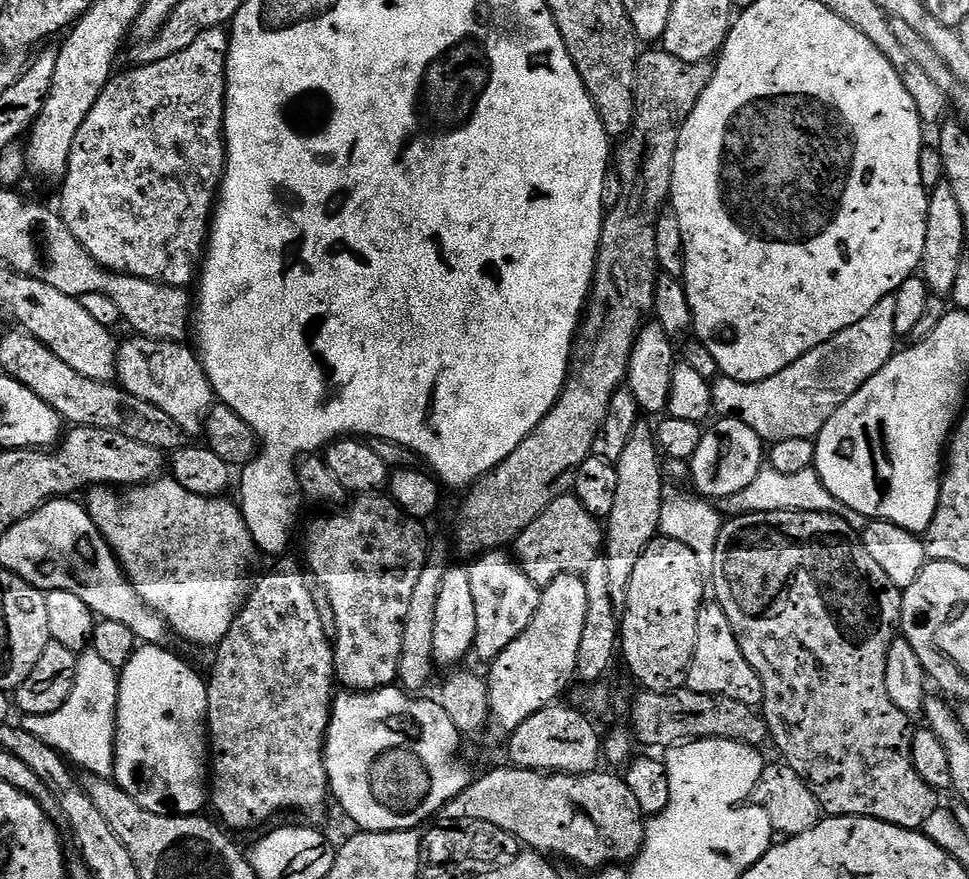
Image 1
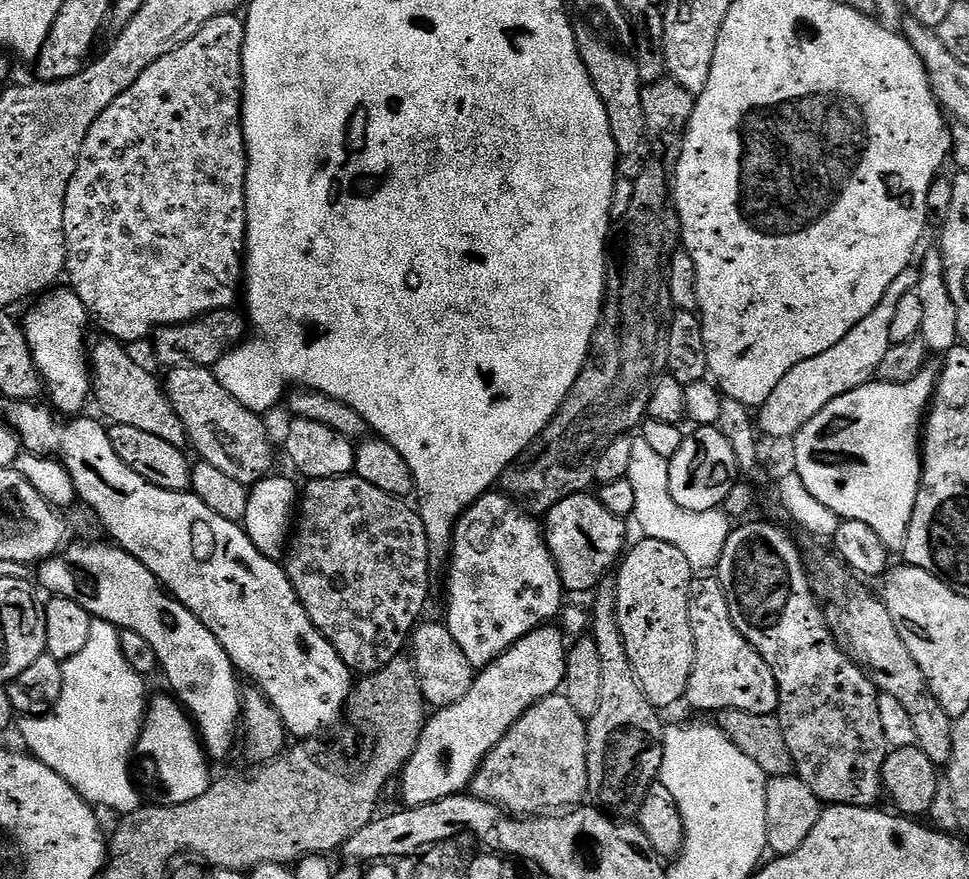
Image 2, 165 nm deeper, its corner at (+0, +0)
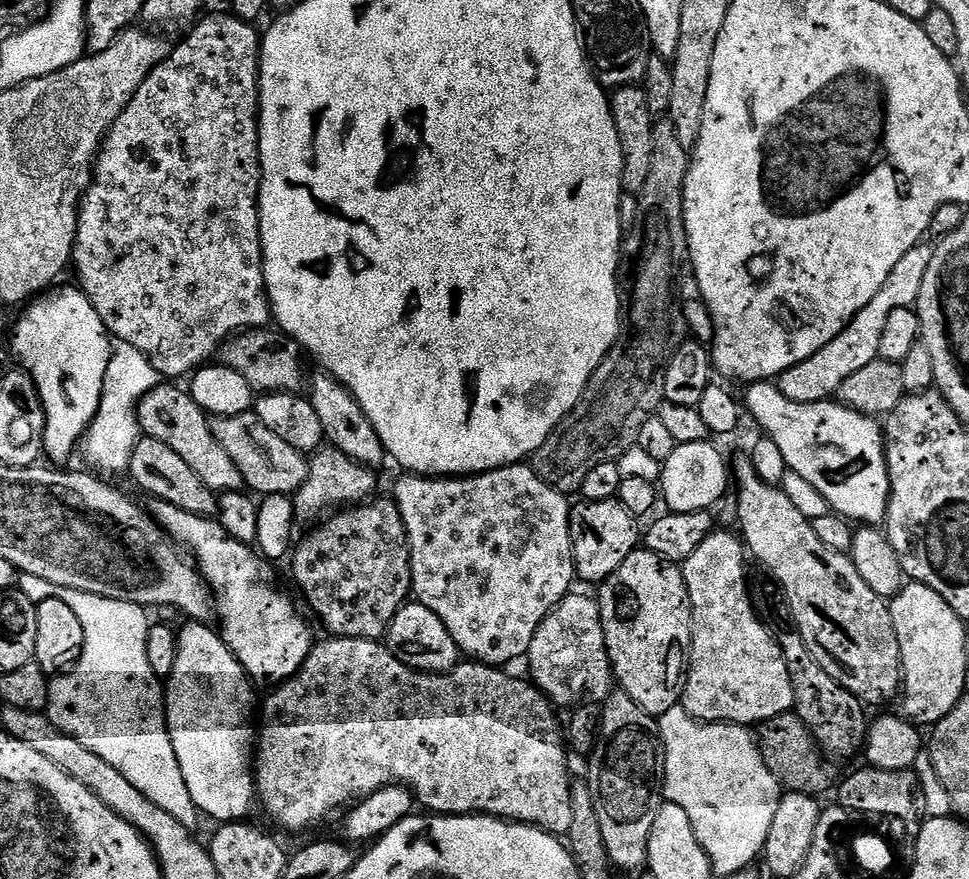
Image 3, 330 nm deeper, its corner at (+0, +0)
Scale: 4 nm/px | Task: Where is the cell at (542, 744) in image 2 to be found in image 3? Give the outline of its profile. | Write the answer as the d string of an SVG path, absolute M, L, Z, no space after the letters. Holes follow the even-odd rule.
M327 638L313 643L306 662L291 680L277 684L271 689L264 713L258 716L258 743L254 748L254 779L259 803L288 832L304 832L324 820L328 812L335 808L343 809L353 802L378 790L399 784L412 793L415 803L421 809L442 816L494 816L501 820L511 820L517 824L530 824L553 836L563 837L574 822L574 806L571 805L573 777L568 776L569 749L566 736L562 731L562 720L556 717L557 709L539 688L527 679L507 676L507 671L483 662L461 662L450 672L417 672L406 666L388 648L387 643L379 640L355 640L354 638Z

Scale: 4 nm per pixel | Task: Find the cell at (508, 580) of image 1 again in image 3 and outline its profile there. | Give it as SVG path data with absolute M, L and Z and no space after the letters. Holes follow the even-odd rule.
M527 463L511 464L505 468L496 468L492 472L478 472L474 476L449 478L447 476L418 476L415 474L401 475L396 484L394 499L402 514L402 522L406 526L410 558L412 559L412 596L422 606L434 610L438 618L450 630L450 638L460 648L465 657L476 662L493 666L508 666L511 660L527 657L528 647L534 639L543 620L563 602L565 596L573 591L572 583L577 583L576 563L572 553L572 535L570 534L570 514L572 504L565 493L559 492L554 486L546 483Z

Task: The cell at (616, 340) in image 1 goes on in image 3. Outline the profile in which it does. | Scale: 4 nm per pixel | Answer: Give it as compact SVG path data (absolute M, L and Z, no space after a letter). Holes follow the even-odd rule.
M657 119L654 124L654 166L650 166L650 178L646 178L646 186L642 186L638 193L640 205L636 225L627 233L626 243L622 248L622 272L625 277L628 275L632 279L632 288L625 287L622 292L620 334L598 370L594 370L574 410L530 457L531 468L546 483L565 494L579 493L582 482L586 482L586 474L590 474L594 466L602 466L602 462L611 460L619 461L626 450L636 447L636 439L642 426L651 416L657 415L661 404L665 403L664 383L670 358L674 358L678 346L682 346L690 336L678 291L680 277L689 263L688 235L684 221L684 187L690 152L682 142L678 142L678 134L671 119L663 119Z

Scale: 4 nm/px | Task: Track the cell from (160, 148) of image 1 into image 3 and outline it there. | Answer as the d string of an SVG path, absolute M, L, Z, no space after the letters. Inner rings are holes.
M233 14L208 16L180 45L177 43L173 47L172 53L159 66L152 69L152 73L144 79L142 86L138 86L134 98L130 98L126 110L122 110L120 117L112 123L111 130L108 131L108 135L104 138L104 143L100 146L100 155L96 158L96 167L92 173L92 184L88 187L88 193L84 195L80 205L80 221L76 231L76 246L72 250L74 268L76 264L76 272L80 275L79 287L90 298L94 310L98 310L98 318L102 318L102 322L107 326L109 333L117 341L130 342L130 346L142 350L142 354L148 356L148 361L154 366L154 370L158 370L161 377L164 378L176 378L172 376L191 377L193 373L205 367L211 361L208 360L211 356L213 359L219 353L220 345L228 337L235 336L238 332L247 332L250 328L265 327L273 319L272 305L268 303L268 289L264 286L264 251L260 245L260 181L262 177L260 175L260 121L258 113L260 111L260 46L262 36L259 31L256 33L254 28L251 23L240 20L239 17Z

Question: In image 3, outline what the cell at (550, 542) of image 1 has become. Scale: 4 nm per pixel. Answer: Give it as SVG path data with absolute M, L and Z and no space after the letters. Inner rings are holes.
M581 499L579 503L572 504L570 514L576 575L581 581L599 586L611 578L614 570L618 570L618 566L622 566L622 562L626 562L626 558L630 558L632 552L637 551L642 540L642 528L636 525L639 524L637 517L632 516L620 500L594 502Z

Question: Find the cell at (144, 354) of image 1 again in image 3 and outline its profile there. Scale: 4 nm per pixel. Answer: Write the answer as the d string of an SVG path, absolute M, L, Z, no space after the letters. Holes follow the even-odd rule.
M249 410L237 416L215 417L212 420L212 433L214 438L218 438L222 450L234 458L234 466L242 470L244 483L253 493L261 492L264 498L291 497L306 482L309 457L294 450L294 446L286 446L278 434L273 434L267 428L266 422L256 417L255 411Z

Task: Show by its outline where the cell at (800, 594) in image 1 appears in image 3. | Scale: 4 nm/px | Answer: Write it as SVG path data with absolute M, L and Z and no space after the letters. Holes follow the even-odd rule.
M799 632L779 633L780 649L786 658L786 666L790 670L790 682L794 682L794 698L796 699L795 714L806 722L810 734L820 744L821 749L829 757L837 761L848 760L859 753L864 747L864 739L868 737L870 716L867 716L865 705L850 690L846 690L810 654L806 642Z

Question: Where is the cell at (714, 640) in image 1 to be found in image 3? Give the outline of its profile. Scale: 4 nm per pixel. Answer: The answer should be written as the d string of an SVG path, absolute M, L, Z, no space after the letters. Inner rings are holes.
M713 530L706 538L706 542L702 542L702 546L698 546L698 550L694 550L694 554L690 554L690 558L685 560L682 567L684 569L684 581L686 582L686 590L690 598L690 606L692 607L692 652L688 655L688 681L684 687L684 699L682 707L684 707L694 719L705 724L743 724L745 726L759 726L762 722L766 722L770 718L778 718L778 714L786 714L793 711L796 706L794 698L794 682L790 682L790 670L786 666L786 658L780 649L779 639L760 621L760 616L756 613L756 608L752 605L752 596L748 593L748 564L744 561L746 557L746 545L735 531L720 532L721 530Z

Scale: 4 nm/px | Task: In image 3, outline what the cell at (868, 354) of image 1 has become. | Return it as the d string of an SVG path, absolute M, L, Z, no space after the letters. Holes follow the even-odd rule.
M931 243L915 244L906 254L906 258L902 258L902 262L898 262L898 266L894 266L894 270L890 274L890 278L886 278L882 290L878 290L878 294L874 294L874 298L870 298L870 302L844 327L842 334L838 334L838 338L834 338L834 342L830 342L830 346L822 346L822 350L818 350L818 354L806 358L806 362L798 362L798 366L786 370L778 377L780 392L786 394L786 398L790 398L790 402L813 404L831 400L839 393L842 382L846 382L846 378L850 378L850 374L855 374L857 370L862 370L862 366L870 366L870 362L877 360L880 355L882 333L884 333L886 321L890 319L890 314L894 314L894 310L912 308L915 305L918 290L922 290L922 278L926 278L926 266L930 266L932 250Z

